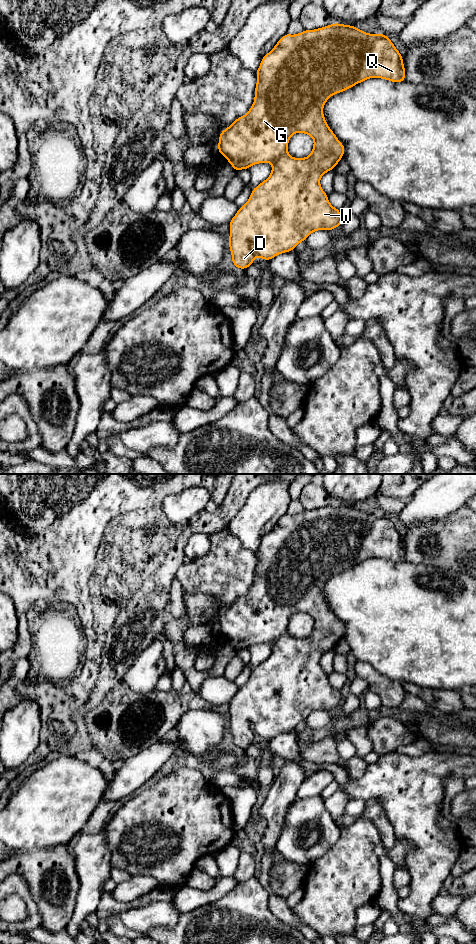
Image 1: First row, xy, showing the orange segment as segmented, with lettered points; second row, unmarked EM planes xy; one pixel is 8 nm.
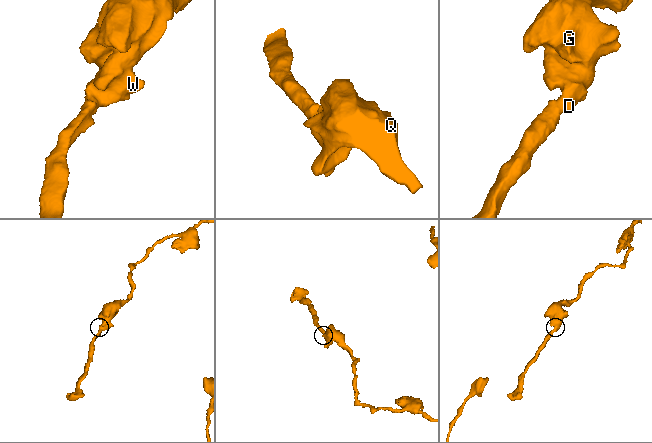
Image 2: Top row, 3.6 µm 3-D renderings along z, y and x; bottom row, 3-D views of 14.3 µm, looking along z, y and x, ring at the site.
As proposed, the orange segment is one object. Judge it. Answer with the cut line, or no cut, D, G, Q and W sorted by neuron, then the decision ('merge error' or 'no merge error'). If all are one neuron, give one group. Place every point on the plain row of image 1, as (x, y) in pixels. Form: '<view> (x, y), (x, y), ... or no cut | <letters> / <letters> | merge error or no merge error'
no cut | D G Q W | no merge error

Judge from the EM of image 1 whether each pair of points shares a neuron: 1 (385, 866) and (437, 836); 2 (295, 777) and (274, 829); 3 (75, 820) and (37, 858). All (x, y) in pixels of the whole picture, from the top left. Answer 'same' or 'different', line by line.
1: different
2: same
3: different

